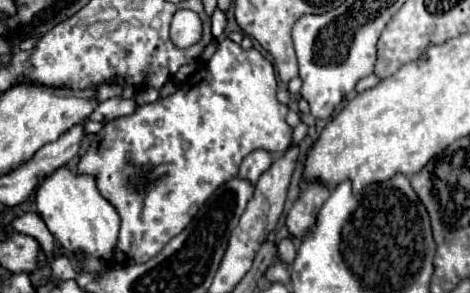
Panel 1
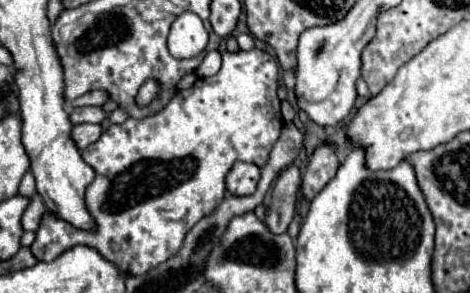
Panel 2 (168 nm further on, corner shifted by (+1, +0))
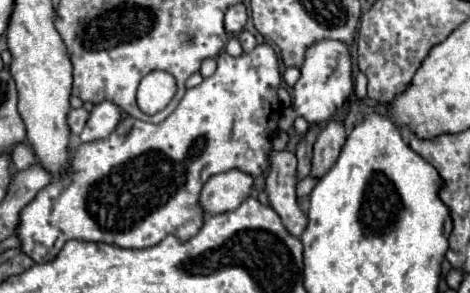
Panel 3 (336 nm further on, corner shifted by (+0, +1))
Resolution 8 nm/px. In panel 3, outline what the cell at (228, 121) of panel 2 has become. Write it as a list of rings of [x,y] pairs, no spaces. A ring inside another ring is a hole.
[[[258,44],[252,52],[244,52],[238,58],[222,52],[218,56],[216,72],[210,78],[204,78],[200,86],[186,90],[178,108],[164,122],[152,124],[126,116],[108,138],[80,144],[70,162],[72,172],[54,178],[22,210],[20,226],[16,230],[22,240],[22,252],[34,262],[46,262],[52,260],[64,242],[72,238],[106,242],[120,248],[150,248],[166,236],[176,236],[180,242],[190,240],[204,224],[200,192],[210,176],[232,168],[252,176],[270,170],[272,138],[278,130],[280,118],[278,88],[280,68],[272,46]]]

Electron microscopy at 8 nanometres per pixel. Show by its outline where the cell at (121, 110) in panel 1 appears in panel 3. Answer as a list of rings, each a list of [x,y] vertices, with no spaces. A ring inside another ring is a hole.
[[[76,108],[76,110],[70,110],[70,116],[68,116],[68,124],[70,124],[70,132],[72,136],[78,136],[88,120],[90,112],[84,110],[84,108]]]

